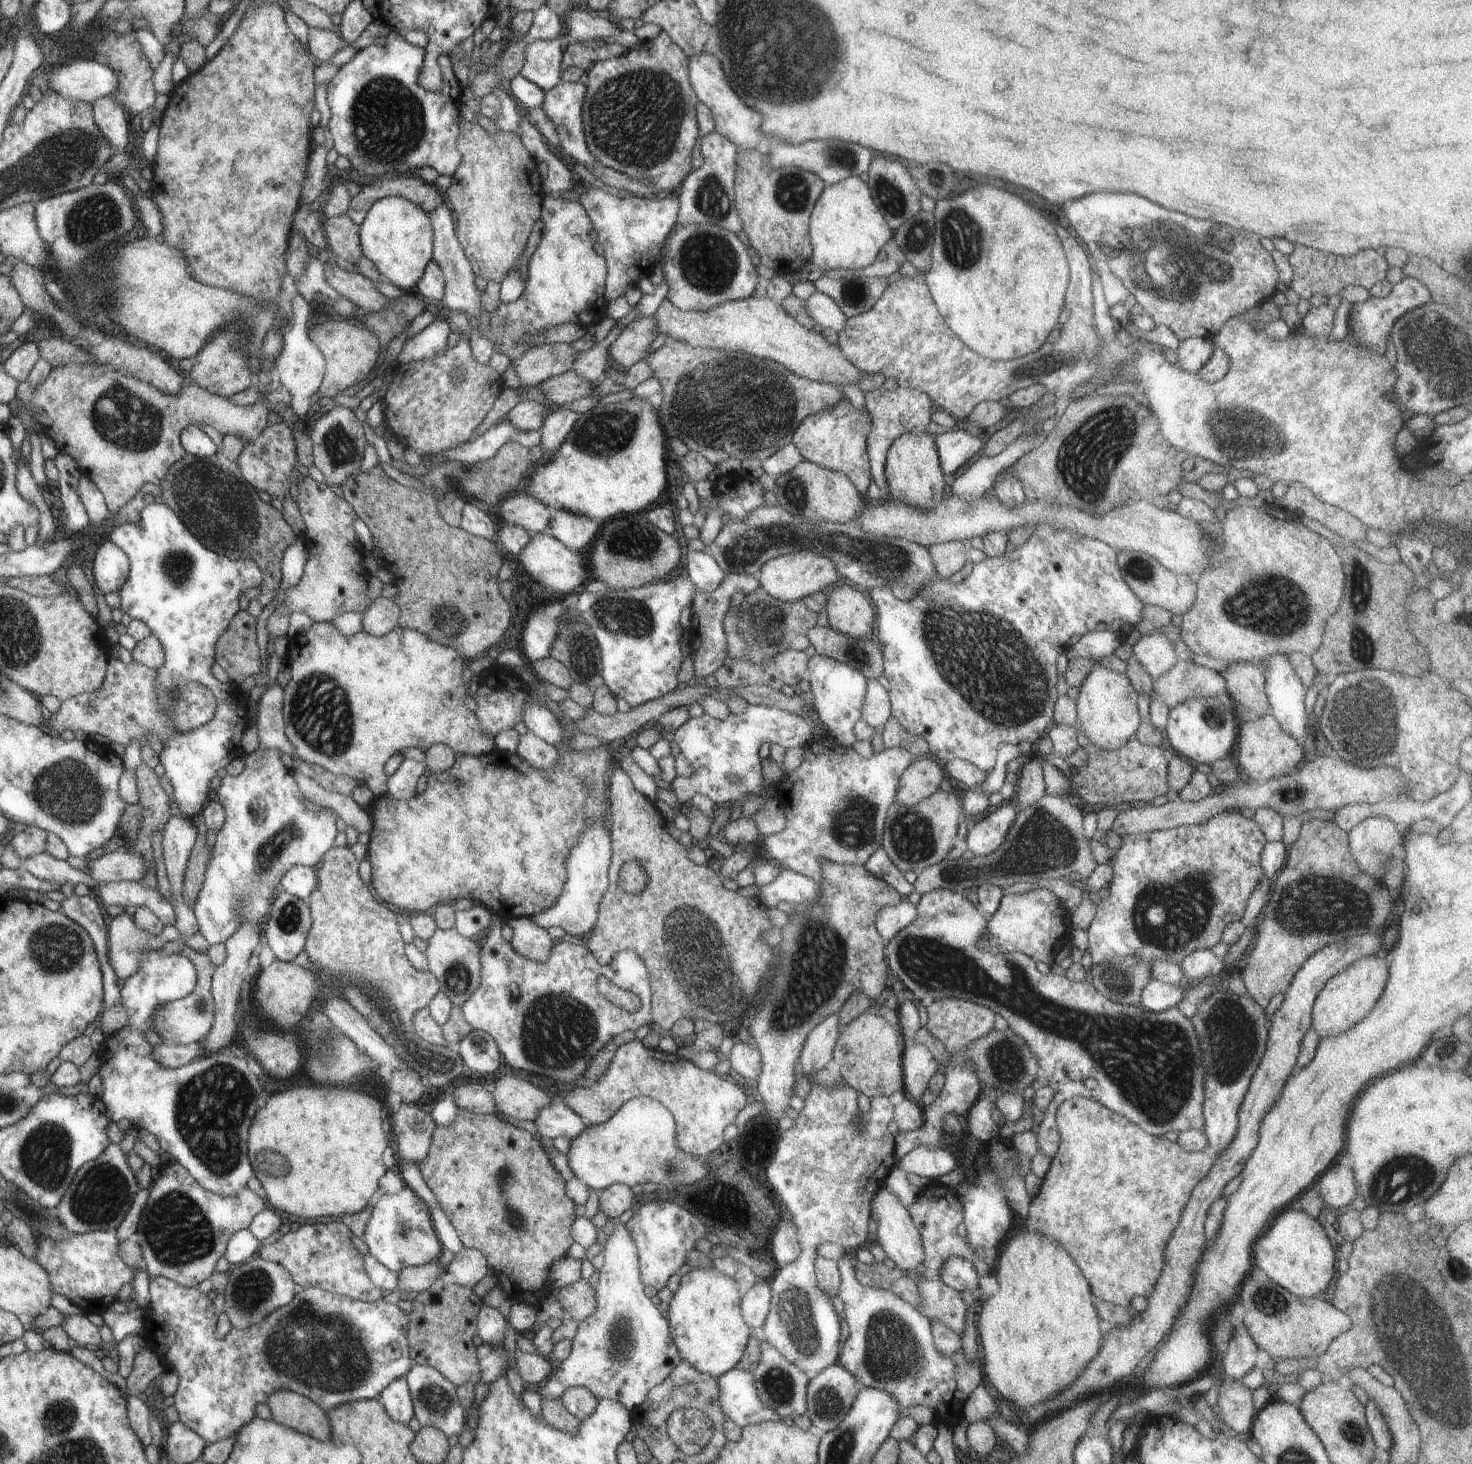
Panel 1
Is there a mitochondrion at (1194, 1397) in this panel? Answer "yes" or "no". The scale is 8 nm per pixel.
no

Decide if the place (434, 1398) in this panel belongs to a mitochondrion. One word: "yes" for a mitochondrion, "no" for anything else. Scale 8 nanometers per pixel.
yes

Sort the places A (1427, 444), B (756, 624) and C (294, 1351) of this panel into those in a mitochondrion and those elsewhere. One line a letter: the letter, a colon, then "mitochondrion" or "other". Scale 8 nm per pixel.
A: other
B: mitochondrion
C: mitochondrion

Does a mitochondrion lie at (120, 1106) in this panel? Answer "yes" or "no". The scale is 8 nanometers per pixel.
no

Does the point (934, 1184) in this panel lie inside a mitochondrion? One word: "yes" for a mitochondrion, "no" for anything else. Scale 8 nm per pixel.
no

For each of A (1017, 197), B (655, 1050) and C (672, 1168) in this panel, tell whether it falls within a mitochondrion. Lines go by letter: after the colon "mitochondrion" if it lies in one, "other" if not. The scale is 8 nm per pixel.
A: other
B: other
C: mitochondrion

